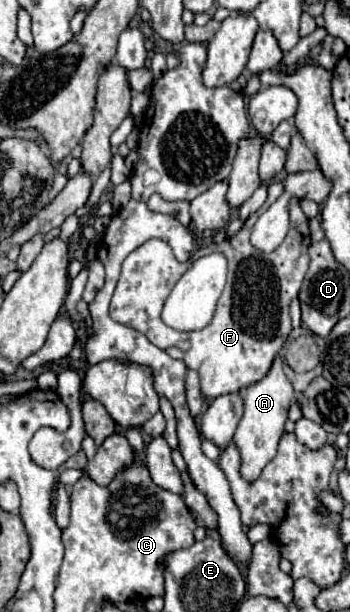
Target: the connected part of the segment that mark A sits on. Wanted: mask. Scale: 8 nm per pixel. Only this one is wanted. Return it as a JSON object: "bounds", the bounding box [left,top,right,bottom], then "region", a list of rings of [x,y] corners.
{"bounds":[234,357,294,481],"region":[[[276,357],[266,377],[244,389],[244,415],[238,423],[234,443],[242,455],[240,473],[248,481],[254,481],[254,477],[258,477],[258,473],[266,467],[266,463],[276,455],[278,439],[284,433],[284,423],[288,419],[288,407],[294,399],[294,389],[282,367],[284,367],[282,359]]]}

